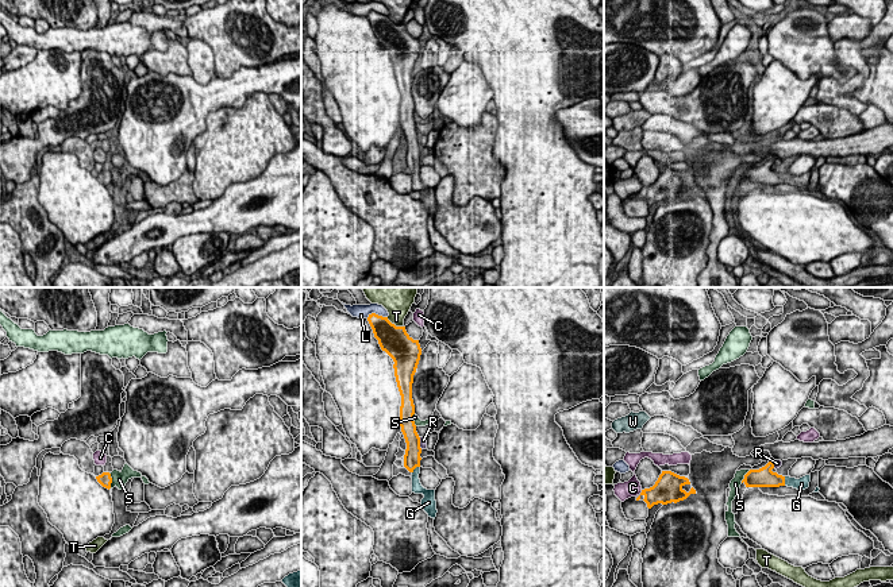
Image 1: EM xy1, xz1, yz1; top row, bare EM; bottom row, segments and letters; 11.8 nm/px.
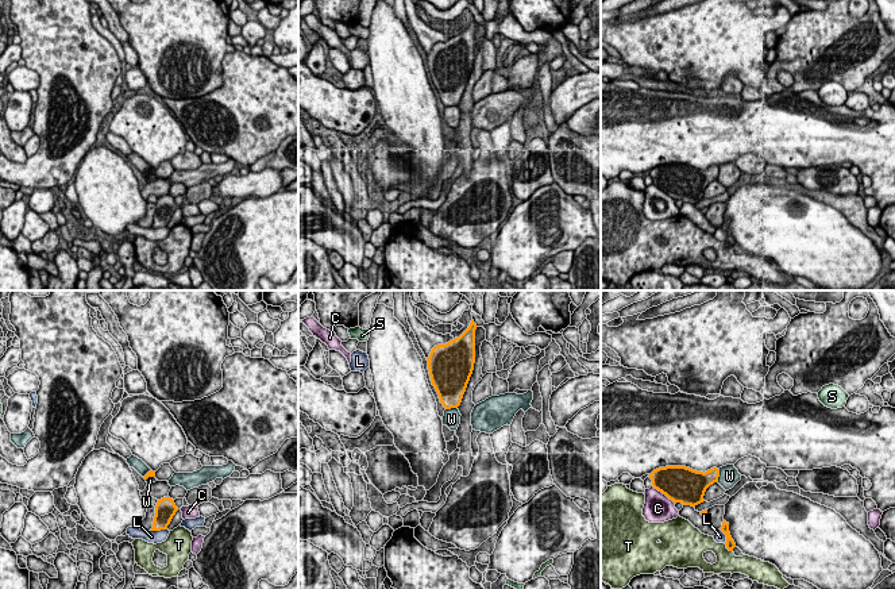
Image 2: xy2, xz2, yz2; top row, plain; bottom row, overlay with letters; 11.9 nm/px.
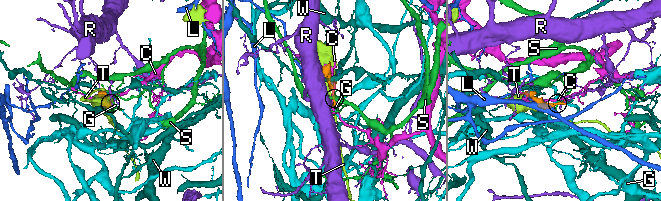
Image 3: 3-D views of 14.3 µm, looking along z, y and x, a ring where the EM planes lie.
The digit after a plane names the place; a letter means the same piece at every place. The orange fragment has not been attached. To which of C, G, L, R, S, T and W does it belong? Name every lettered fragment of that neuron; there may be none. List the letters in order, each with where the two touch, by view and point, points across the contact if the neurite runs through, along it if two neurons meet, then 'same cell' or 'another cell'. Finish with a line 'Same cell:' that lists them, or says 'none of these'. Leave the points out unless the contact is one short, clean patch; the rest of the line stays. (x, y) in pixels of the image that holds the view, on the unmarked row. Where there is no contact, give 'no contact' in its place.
C: contact yz2 (664, 191); another cell
G: contact xz1 (415, 165); way xz1 (412, 155), (415, 165), (416, 184); same cell
L: contact xz1 (377, 12); another cell
R: contact xz1 (419, 141); border xz1 (419, 135), (422, 146); another cell
S: contact xy1 (111, 178); another cell
T: contact xz1 (393, 22); another cell
W: contact yz2 (718, 173); border yz2 (717, 166), (718, 178); another cell
Same cell: G

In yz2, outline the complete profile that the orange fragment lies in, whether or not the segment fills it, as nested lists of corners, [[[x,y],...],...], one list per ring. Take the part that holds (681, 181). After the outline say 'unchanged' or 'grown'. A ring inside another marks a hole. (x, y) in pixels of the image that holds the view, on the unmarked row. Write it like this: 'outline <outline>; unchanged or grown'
outline [[[666,163],[649,172],[652,184],[675,201],[695,204],[703,200],[706,186],[718,180],[720,168],[697,169],[686,163]]]; unchanged

